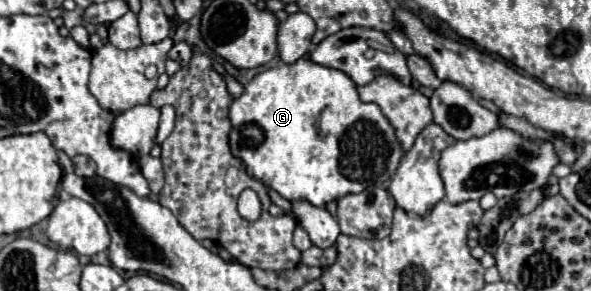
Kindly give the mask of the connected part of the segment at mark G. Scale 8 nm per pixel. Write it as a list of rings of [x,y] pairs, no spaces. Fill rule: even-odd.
[[[303,57],[255,75],[243,95],[231,103],[229,119],[233,123],[229,135],[233,155],[247,165],[249,175],[261,179],[289,201],[305,199],[323,207],[345,193],[361,193],[361,189],[373,187],[377,181],[383,185],[397,171],[403,157],[395,129],[389,125],[381,107],[361,101],[355,83],[343,71],[317,65]]]

